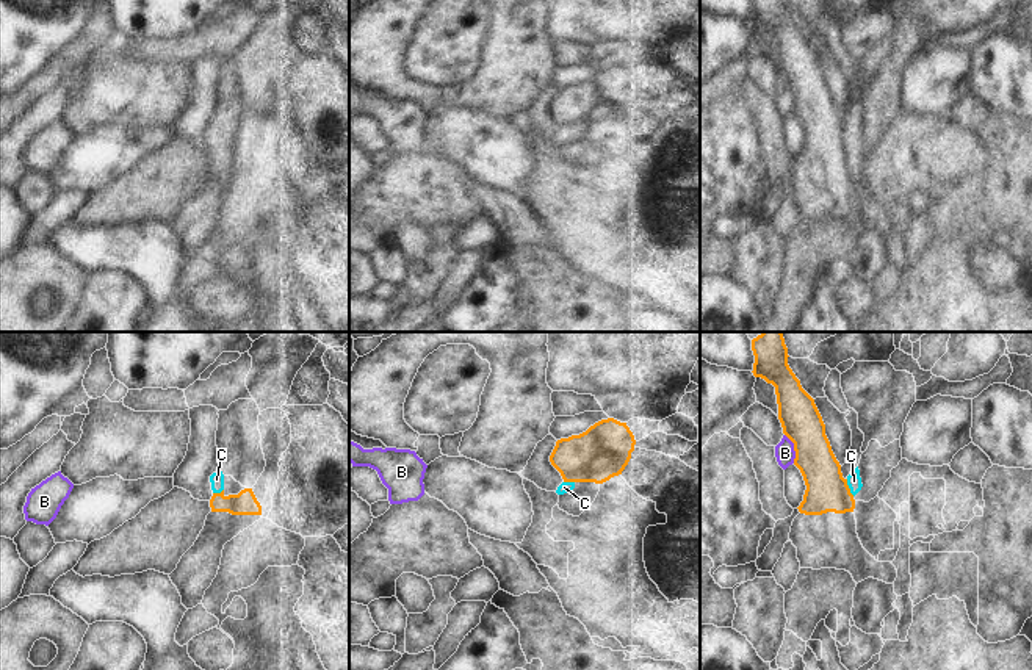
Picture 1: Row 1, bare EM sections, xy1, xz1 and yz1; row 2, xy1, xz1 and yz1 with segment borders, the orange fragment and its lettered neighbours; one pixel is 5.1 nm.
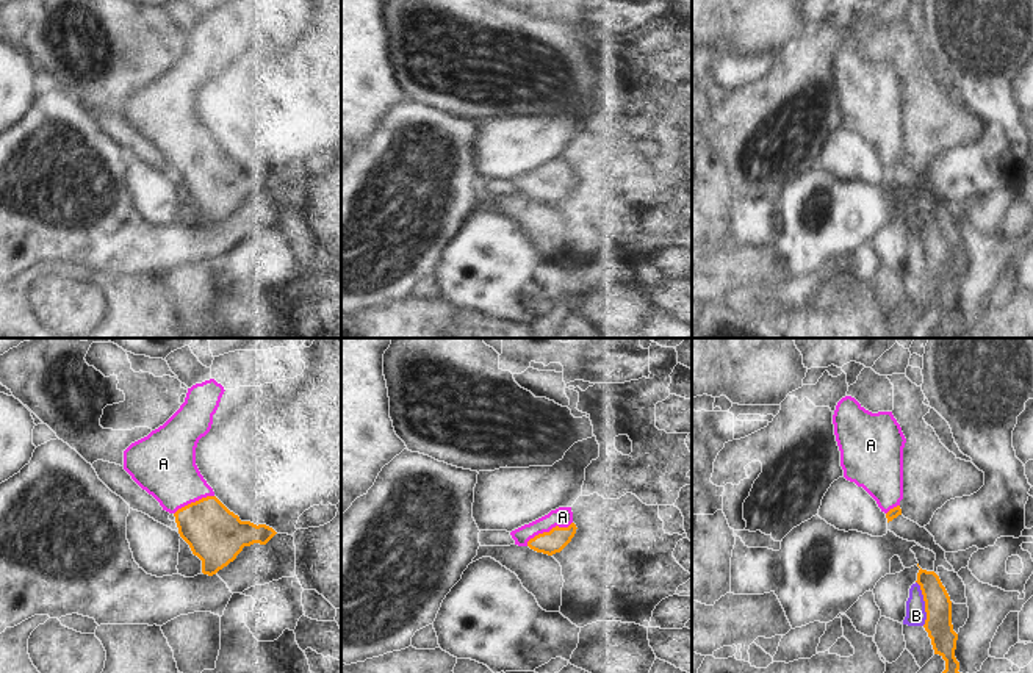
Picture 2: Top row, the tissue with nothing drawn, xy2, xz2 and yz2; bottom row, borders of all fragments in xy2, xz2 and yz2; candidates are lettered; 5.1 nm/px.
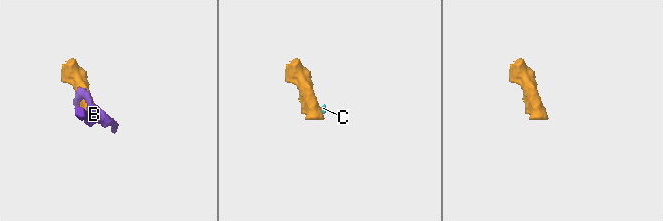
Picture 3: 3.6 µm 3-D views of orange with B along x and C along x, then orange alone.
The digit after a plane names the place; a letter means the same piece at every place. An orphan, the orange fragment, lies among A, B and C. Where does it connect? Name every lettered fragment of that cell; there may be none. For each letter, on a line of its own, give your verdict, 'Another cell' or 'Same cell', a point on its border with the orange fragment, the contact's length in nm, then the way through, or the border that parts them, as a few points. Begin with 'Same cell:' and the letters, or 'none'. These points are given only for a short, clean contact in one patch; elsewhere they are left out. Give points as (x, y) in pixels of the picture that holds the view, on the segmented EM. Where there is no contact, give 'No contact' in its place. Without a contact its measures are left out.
Same cell: A
A: Same cell. Touches orange at xz2 (550, 531). Shared border 260 nm. Path across: xz2 (551, 542), (550, 531), (562, 517)
B: Another cell. Touches orange at yz2 (925, 603). Shared border 240 nm
C: Another cell. Touches orange at yz1 (847, 487). Shared border 100 nm. Boundary: yz1 (846, 479), (854, 495)

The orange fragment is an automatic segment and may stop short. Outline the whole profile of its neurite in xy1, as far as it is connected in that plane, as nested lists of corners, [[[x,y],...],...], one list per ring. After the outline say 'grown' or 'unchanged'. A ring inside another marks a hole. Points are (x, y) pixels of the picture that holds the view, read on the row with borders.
[[[252,488],[229,496],[224,490],[213,493],[210,507],[197,540],[169,575],[186,609],[202,603],[218,575],[224,545],[262,518],[262,506]]] | grown

